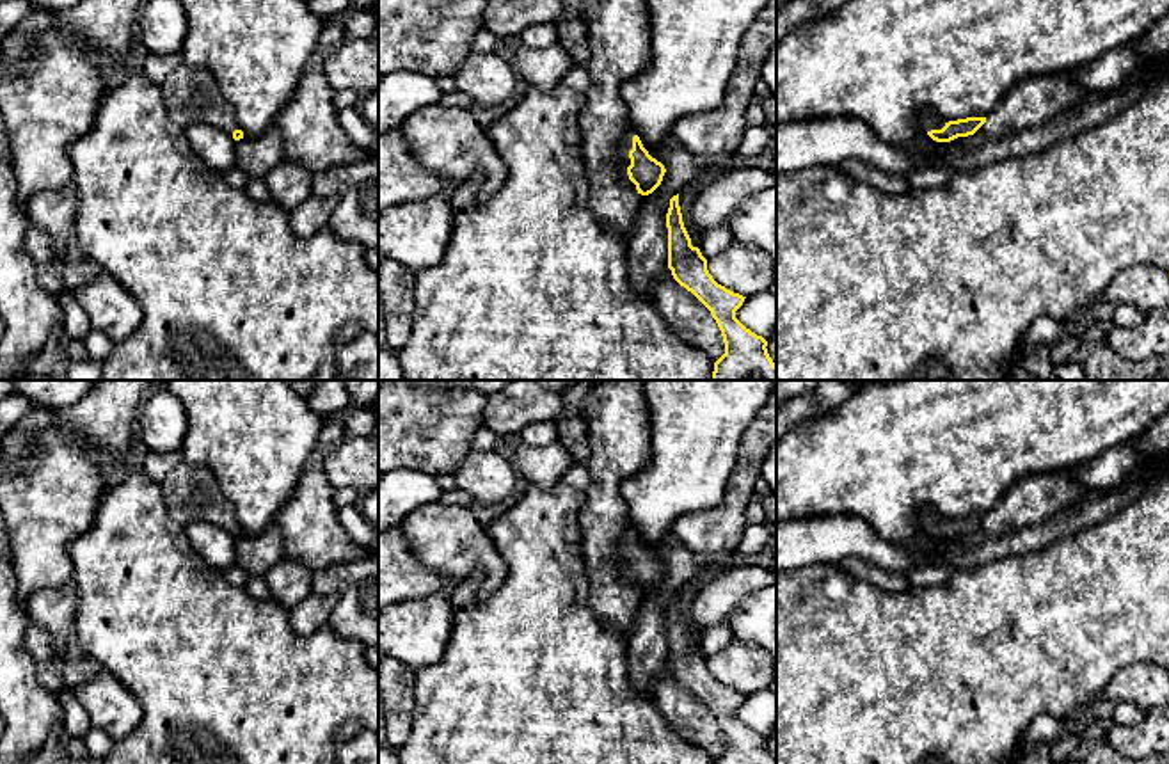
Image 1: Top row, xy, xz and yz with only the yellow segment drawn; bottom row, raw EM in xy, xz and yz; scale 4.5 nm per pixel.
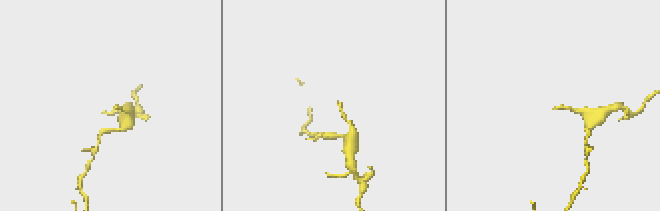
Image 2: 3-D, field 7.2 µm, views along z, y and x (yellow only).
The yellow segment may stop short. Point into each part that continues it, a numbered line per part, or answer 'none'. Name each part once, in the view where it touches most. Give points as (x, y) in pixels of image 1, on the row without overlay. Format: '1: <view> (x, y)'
1: xz (624, 544)

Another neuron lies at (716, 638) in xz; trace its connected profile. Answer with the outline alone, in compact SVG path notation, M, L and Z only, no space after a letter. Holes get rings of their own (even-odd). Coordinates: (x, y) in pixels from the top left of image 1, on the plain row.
M728 624L714 625L700 634L700 650L705 657L716 656L734 641Z

